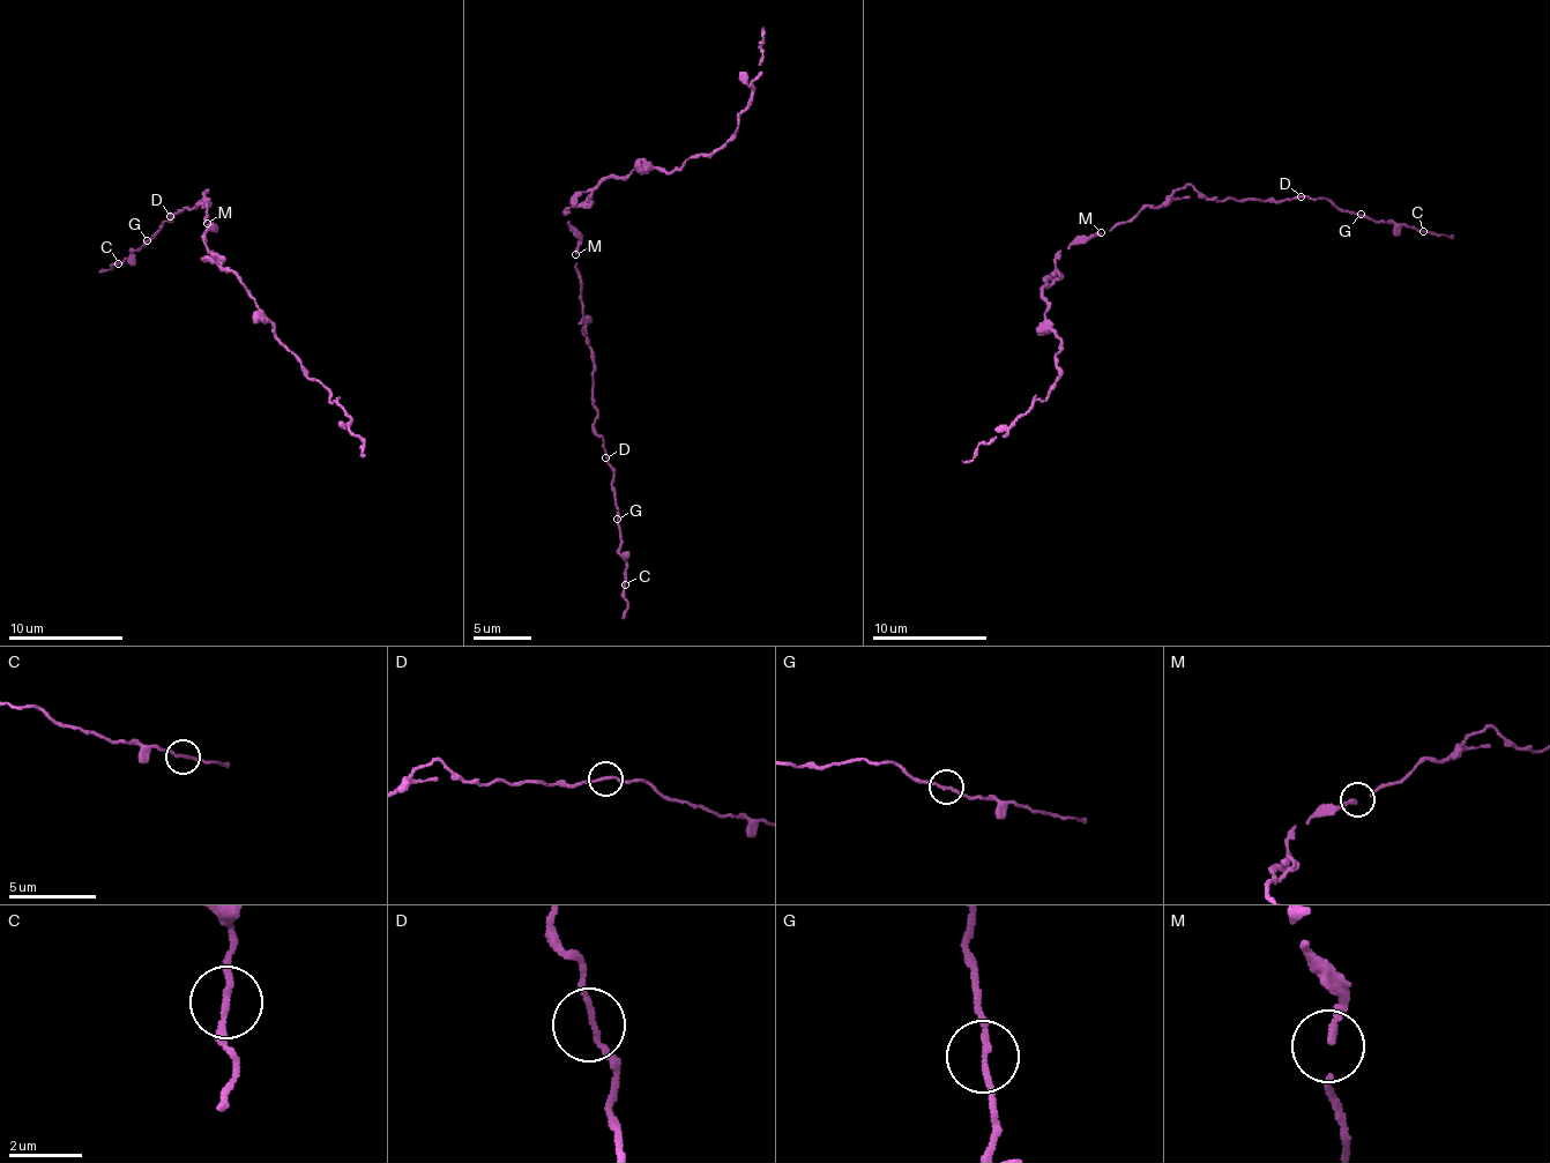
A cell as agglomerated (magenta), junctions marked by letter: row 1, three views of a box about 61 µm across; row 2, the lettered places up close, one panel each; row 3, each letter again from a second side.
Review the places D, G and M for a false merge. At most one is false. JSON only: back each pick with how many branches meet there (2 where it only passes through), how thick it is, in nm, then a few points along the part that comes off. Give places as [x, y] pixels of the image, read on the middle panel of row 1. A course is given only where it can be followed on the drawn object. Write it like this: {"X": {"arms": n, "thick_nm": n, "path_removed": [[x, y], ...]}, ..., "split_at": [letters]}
{"split_at": []}

